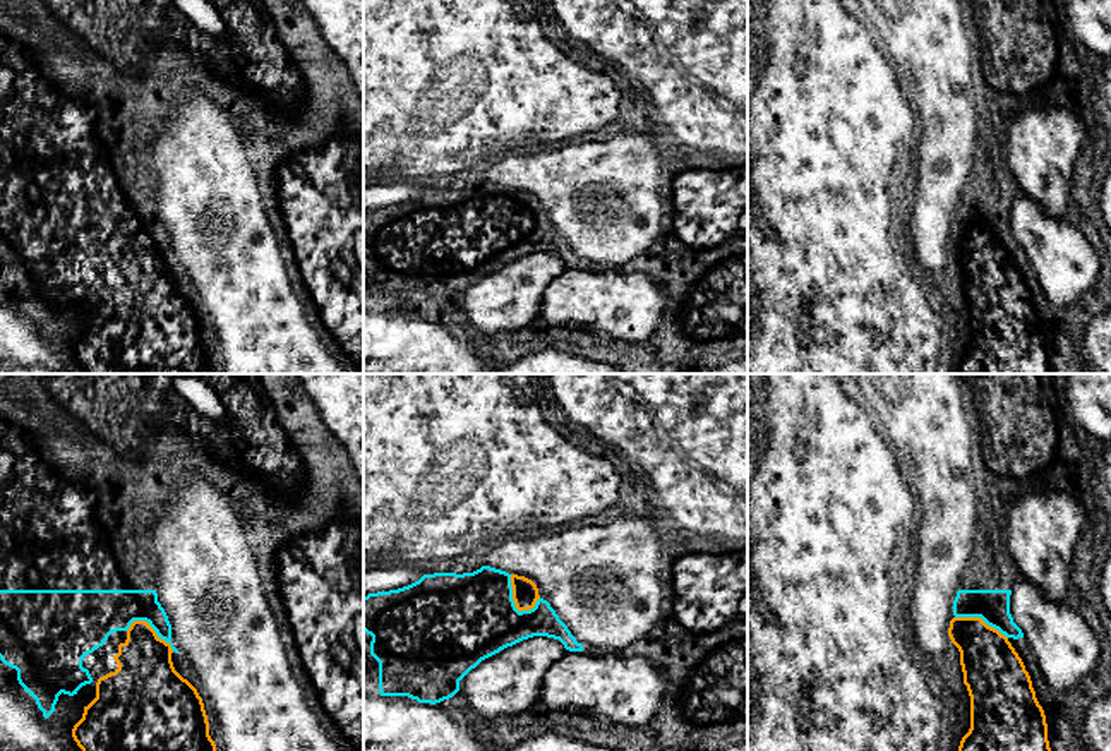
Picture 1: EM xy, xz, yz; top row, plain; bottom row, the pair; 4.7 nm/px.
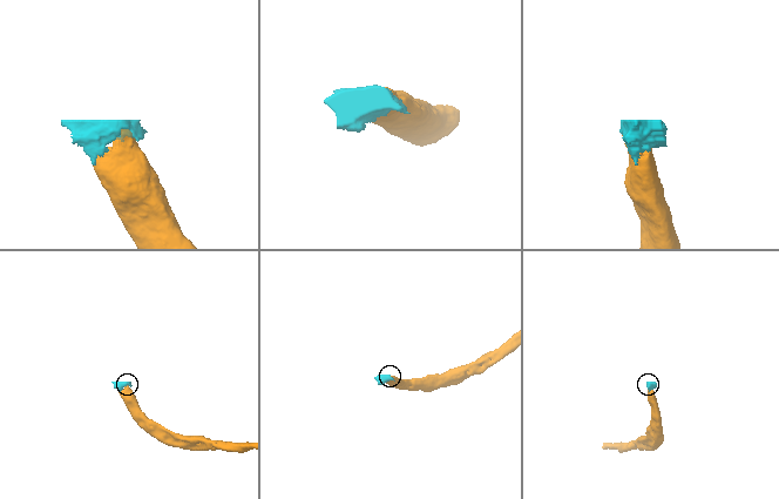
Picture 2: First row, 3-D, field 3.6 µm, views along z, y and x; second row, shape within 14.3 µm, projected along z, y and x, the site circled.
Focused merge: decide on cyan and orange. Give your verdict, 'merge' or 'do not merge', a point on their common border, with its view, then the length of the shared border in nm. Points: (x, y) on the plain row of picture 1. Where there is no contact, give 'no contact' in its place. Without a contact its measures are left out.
merge; meets cyan in xz at (511, 215); contact 200 nm long

